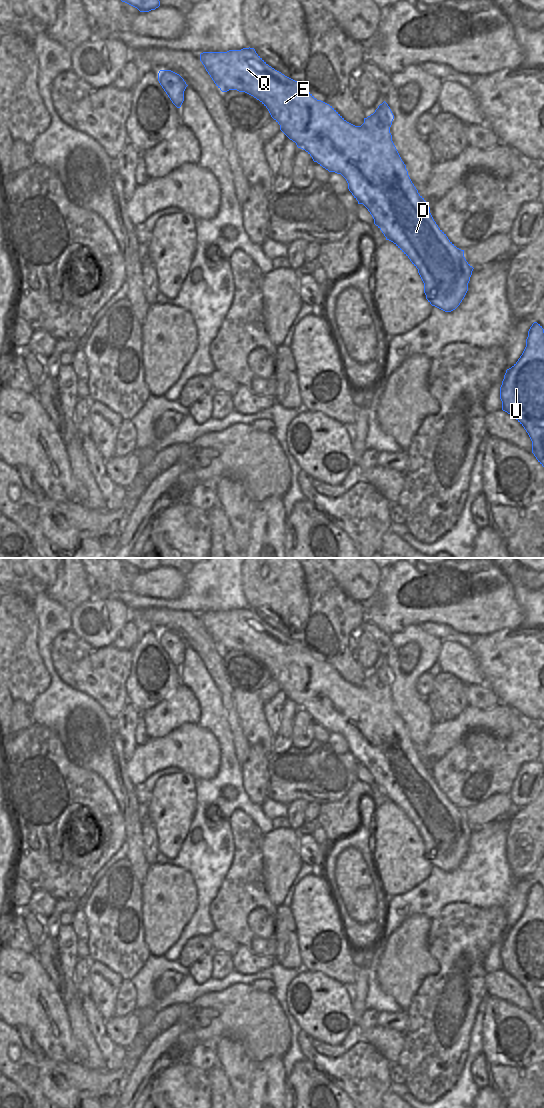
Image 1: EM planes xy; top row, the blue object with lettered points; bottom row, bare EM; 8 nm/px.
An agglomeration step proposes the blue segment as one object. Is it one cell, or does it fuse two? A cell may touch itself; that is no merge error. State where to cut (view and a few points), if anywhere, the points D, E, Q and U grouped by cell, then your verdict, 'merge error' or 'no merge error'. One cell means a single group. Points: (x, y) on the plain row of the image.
cut none; groups D E Q U; no merge error

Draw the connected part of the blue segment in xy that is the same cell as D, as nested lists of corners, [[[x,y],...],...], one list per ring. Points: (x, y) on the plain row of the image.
[[[254,608],[203,612],[200,614],[200,621],[222,652],[237,650],[259,660],[280,685],[280,690],[295,702],[298,708],[305,710],[314,722],[329,732],[341,734],[346,739],[349,751],[358,764],[363,764],[368,769],[374,784],[382,791],[386,800],[393,802],[418,829],[424,843],[426,859],[432,866],[451,872],[460,865],[468,851],[468,843],[474,828],[466,821],[464,810],[457,808],[438,787],[430,773],[429,765],[412,743],[406,725],[392,701],[390,687],[394,675],[385,661],[373,674],[364,678],[361,686],[355,686],[347,682],[332,666],[317,660],[302,644],[269,626]]]

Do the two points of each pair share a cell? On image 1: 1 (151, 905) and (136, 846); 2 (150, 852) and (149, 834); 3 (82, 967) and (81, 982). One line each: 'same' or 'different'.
1: different
2: same
3: same

